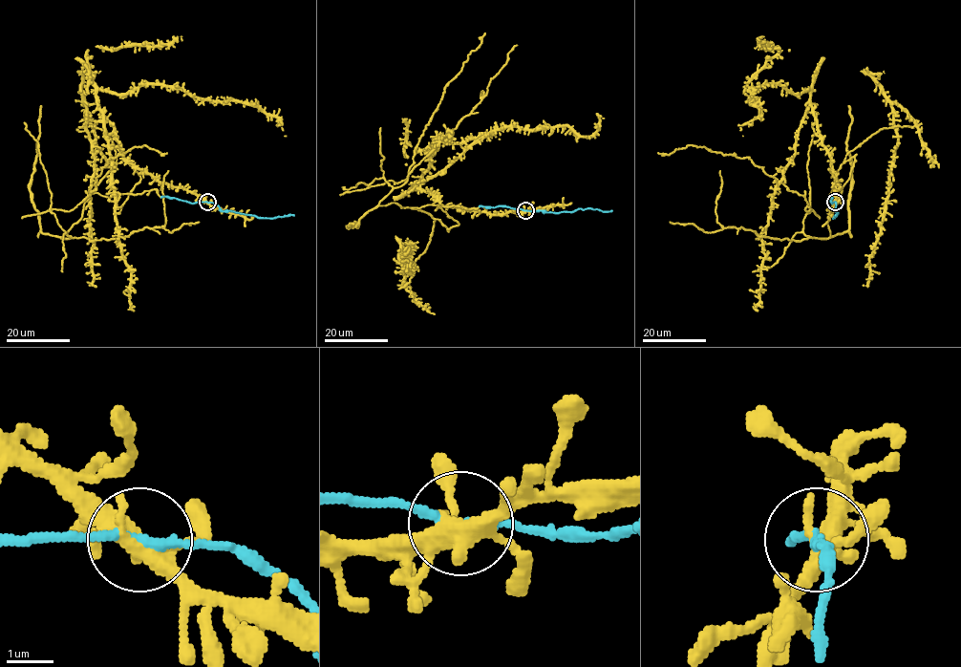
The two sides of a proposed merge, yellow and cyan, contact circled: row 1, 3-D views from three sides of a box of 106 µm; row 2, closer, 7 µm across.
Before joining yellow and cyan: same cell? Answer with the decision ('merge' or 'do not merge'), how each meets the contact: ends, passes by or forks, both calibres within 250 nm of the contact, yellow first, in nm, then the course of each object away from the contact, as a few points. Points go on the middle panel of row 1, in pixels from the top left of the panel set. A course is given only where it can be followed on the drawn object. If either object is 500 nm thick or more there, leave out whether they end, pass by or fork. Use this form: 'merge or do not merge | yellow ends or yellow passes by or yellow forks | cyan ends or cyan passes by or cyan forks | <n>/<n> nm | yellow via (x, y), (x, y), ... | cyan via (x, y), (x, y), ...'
merge | yellow forks | cyan passes by | 360/160 nm | yellow via (525, 210), (446, 206), (420, 189), (434, 141), (379, 203), (434, 219), (406, 290), (406, 238) | cyan via (525, 210), (611, 210)

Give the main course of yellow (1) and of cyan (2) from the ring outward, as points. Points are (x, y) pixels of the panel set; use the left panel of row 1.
1: (207, 202), (136, 168), (97, 107), (120, 237), (61, 238), (116, 160), (85, 102), (88, 285)
2: (207, 202), (214, 203), (223, 210), (260, 218), (293, 215)

